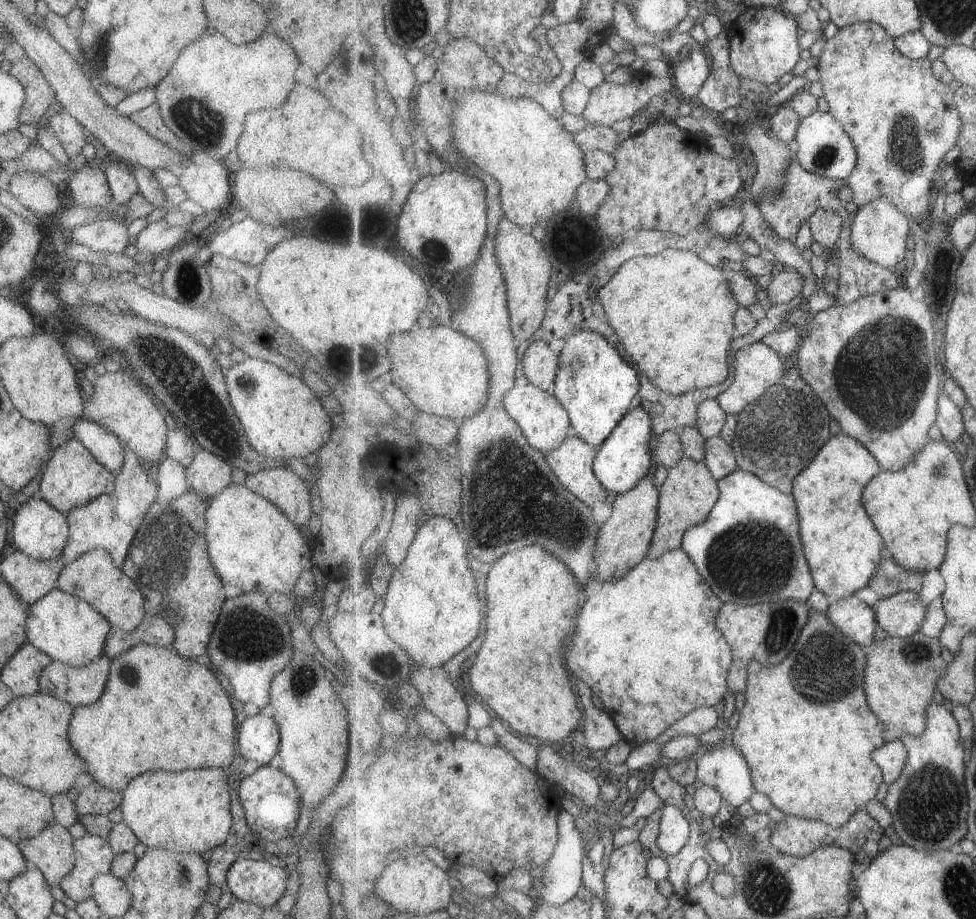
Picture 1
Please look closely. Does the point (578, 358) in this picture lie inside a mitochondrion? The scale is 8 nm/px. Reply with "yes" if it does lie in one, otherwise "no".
yes

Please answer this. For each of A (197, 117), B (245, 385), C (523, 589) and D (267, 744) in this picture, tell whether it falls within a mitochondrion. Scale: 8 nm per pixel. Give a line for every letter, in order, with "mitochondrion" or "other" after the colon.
A: mitochondrion
B: mitochondrion
C: other
D: other

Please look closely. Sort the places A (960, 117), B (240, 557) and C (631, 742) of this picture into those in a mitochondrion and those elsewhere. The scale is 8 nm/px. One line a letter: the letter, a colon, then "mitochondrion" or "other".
A: other
B: other
C: other

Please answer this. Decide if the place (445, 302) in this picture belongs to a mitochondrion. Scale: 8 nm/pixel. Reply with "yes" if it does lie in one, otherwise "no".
no

